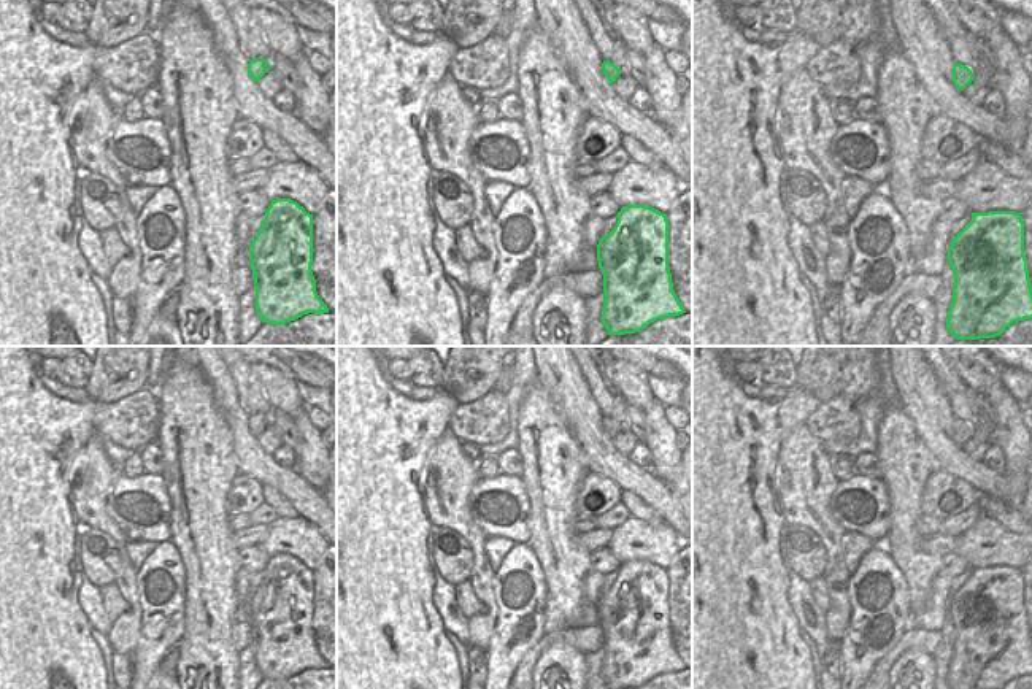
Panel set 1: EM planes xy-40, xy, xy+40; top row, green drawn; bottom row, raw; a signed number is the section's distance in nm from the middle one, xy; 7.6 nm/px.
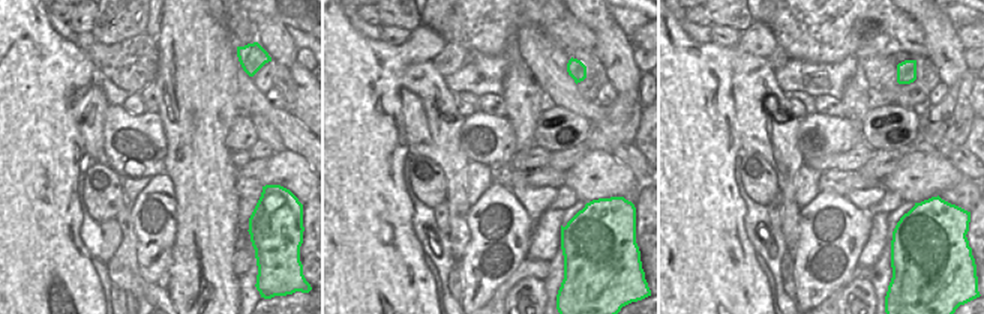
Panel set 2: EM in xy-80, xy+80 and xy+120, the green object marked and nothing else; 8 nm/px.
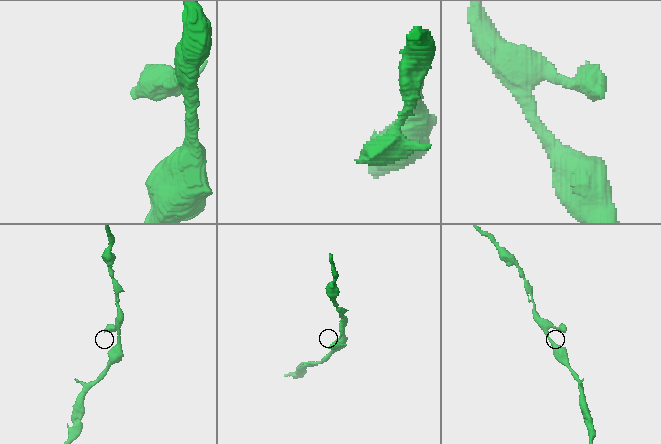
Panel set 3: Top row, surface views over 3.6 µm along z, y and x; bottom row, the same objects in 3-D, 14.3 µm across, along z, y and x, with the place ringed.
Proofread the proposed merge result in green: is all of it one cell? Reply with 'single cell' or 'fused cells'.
single cell

